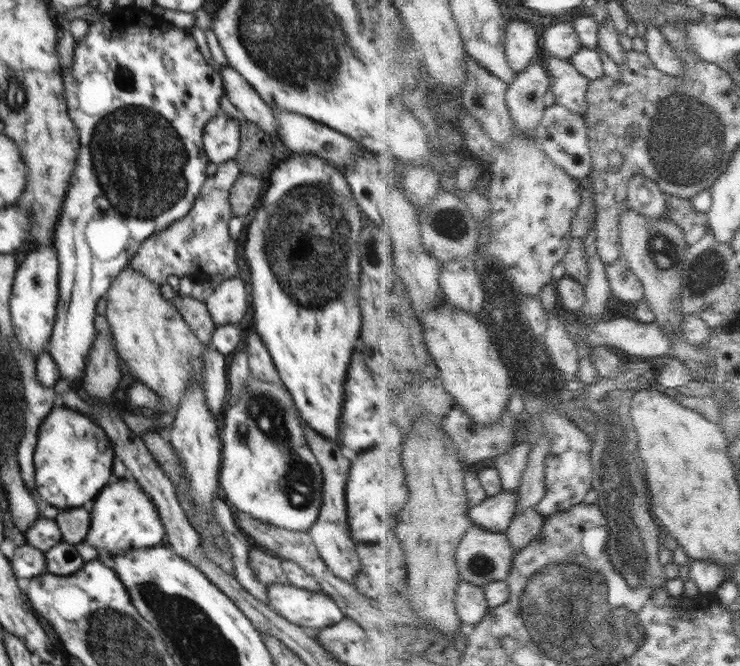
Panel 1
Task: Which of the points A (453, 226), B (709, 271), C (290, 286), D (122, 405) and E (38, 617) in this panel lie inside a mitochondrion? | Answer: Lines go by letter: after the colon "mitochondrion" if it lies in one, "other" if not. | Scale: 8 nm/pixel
A: mitochondrion
B: mitochondrion
C: mitochondrion
D: other
E: other

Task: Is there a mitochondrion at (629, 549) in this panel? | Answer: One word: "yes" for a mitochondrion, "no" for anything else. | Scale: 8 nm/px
yes

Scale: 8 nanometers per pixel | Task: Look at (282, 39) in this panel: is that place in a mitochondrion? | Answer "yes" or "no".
yes

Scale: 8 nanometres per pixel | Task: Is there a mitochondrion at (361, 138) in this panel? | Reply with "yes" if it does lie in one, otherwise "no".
no

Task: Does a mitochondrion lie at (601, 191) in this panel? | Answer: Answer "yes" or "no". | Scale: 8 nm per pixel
no

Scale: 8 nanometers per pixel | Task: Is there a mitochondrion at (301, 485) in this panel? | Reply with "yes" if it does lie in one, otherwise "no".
yes

